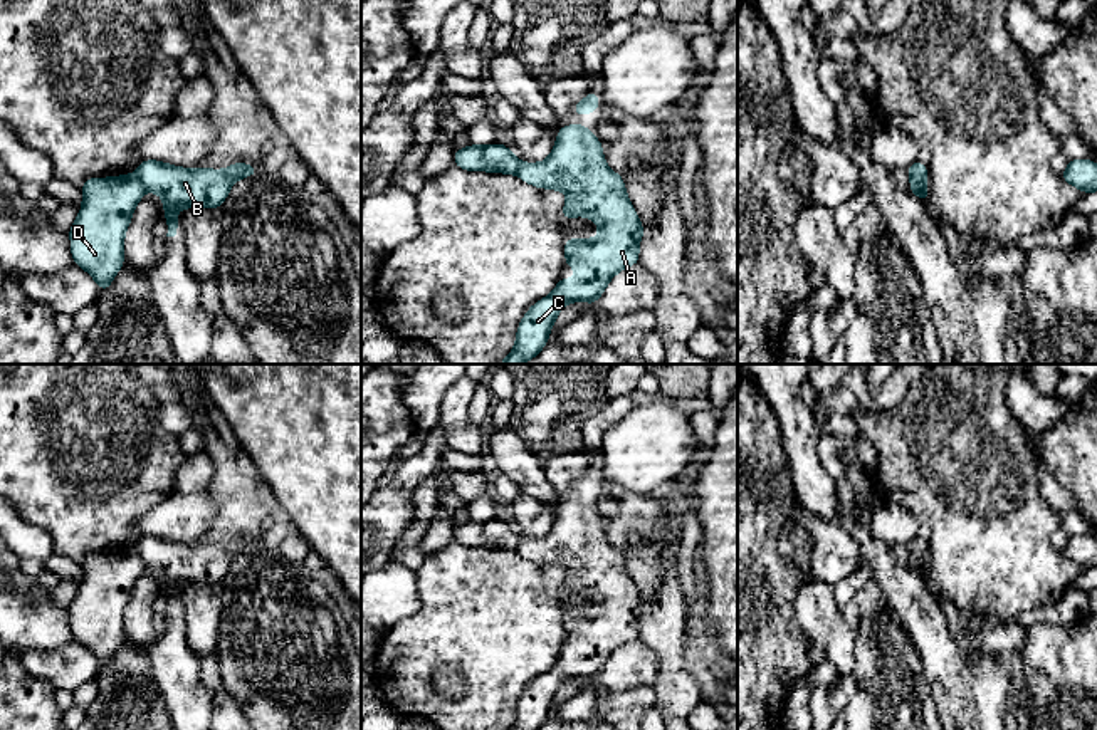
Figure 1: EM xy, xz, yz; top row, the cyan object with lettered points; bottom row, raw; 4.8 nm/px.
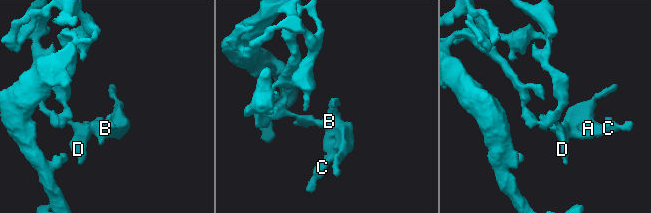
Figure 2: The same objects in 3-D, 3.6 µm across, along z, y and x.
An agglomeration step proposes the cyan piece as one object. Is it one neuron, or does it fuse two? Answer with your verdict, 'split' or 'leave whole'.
split

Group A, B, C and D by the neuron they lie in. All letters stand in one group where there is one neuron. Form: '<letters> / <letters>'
A B C / D

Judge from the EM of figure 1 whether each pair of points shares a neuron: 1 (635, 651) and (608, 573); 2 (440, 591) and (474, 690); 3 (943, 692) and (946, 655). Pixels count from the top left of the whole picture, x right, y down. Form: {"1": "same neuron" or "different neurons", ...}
{"1": "different neurons", "2": "same neuron", "3": "same neuron"}

